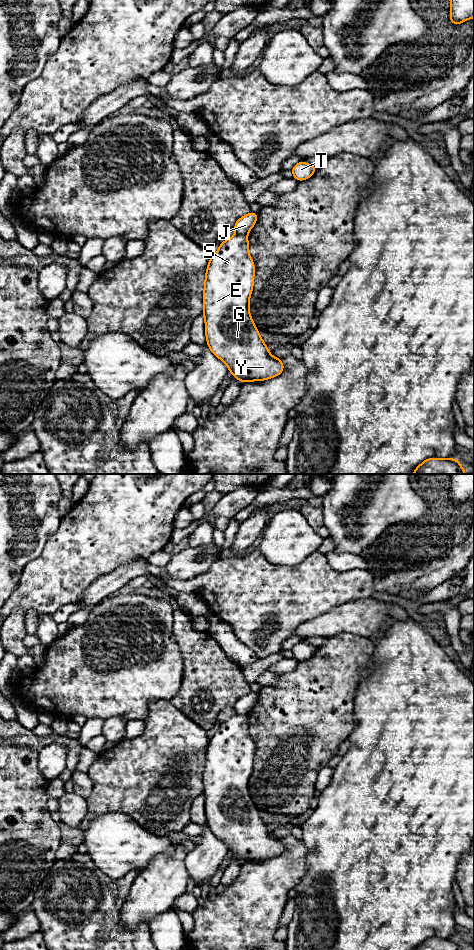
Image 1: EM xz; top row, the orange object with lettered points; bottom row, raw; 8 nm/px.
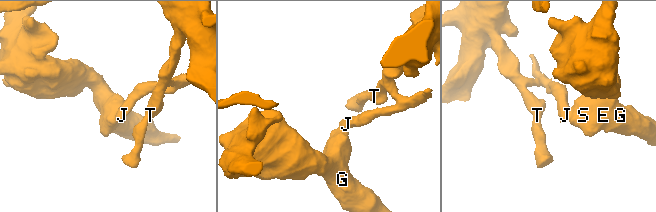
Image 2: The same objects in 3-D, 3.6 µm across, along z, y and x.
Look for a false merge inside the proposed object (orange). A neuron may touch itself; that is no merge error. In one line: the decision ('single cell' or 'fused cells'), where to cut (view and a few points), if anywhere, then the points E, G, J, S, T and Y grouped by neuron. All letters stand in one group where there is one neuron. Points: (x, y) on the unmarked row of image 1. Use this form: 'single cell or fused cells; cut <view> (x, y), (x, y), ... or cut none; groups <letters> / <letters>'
fused cells; cut xz (237, 713), (246, 715); groups E G S Y / J T

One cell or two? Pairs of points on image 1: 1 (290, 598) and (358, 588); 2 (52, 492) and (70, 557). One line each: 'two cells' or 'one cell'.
1: one cell
2: two cells

